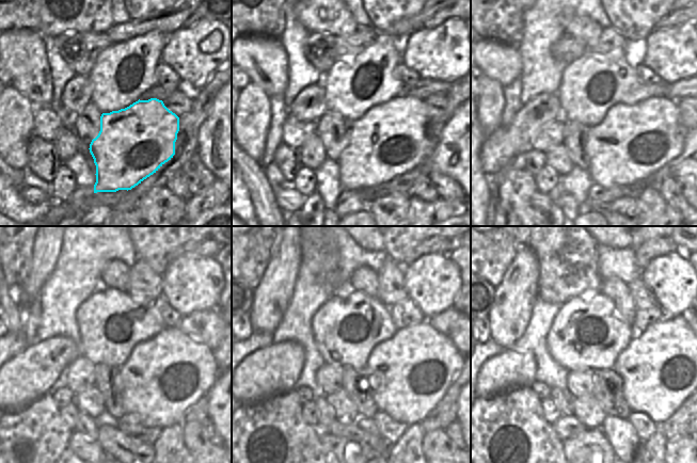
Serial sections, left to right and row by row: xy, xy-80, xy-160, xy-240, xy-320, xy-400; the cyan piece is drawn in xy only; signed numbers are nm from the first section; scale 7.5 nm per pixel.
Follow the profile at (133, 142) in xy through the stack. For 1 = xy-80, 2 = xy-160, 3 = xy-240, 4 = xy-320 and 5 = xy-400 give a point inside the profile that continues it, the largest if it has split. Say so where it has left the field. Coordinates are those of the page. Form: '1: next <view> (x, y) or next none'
1: next xy-80 (390, 140)
2: next xy-160 (633, 141)
3: next xy-240 (163, 377)
4: next xy-320 (418, 364)
5: next xy-400 (662, 366)

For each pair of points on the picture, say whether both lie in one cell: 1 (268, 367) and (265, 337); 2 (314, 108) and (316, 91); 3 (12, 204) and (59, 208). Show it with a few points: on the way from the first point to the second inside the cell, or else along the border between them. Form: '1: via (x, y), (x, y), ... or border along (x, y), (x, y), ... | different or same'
1: border along (271, 342), (243, 357) | different
2: via (314, 104), (317, 99), (316, 95) | same
3: border along (51, 201), (51, 207), (44, 214) | different

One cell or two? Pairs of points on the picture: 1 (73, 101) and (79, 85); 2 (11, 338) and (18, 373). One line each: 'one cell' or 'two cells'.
1: one cell
2: two cells

